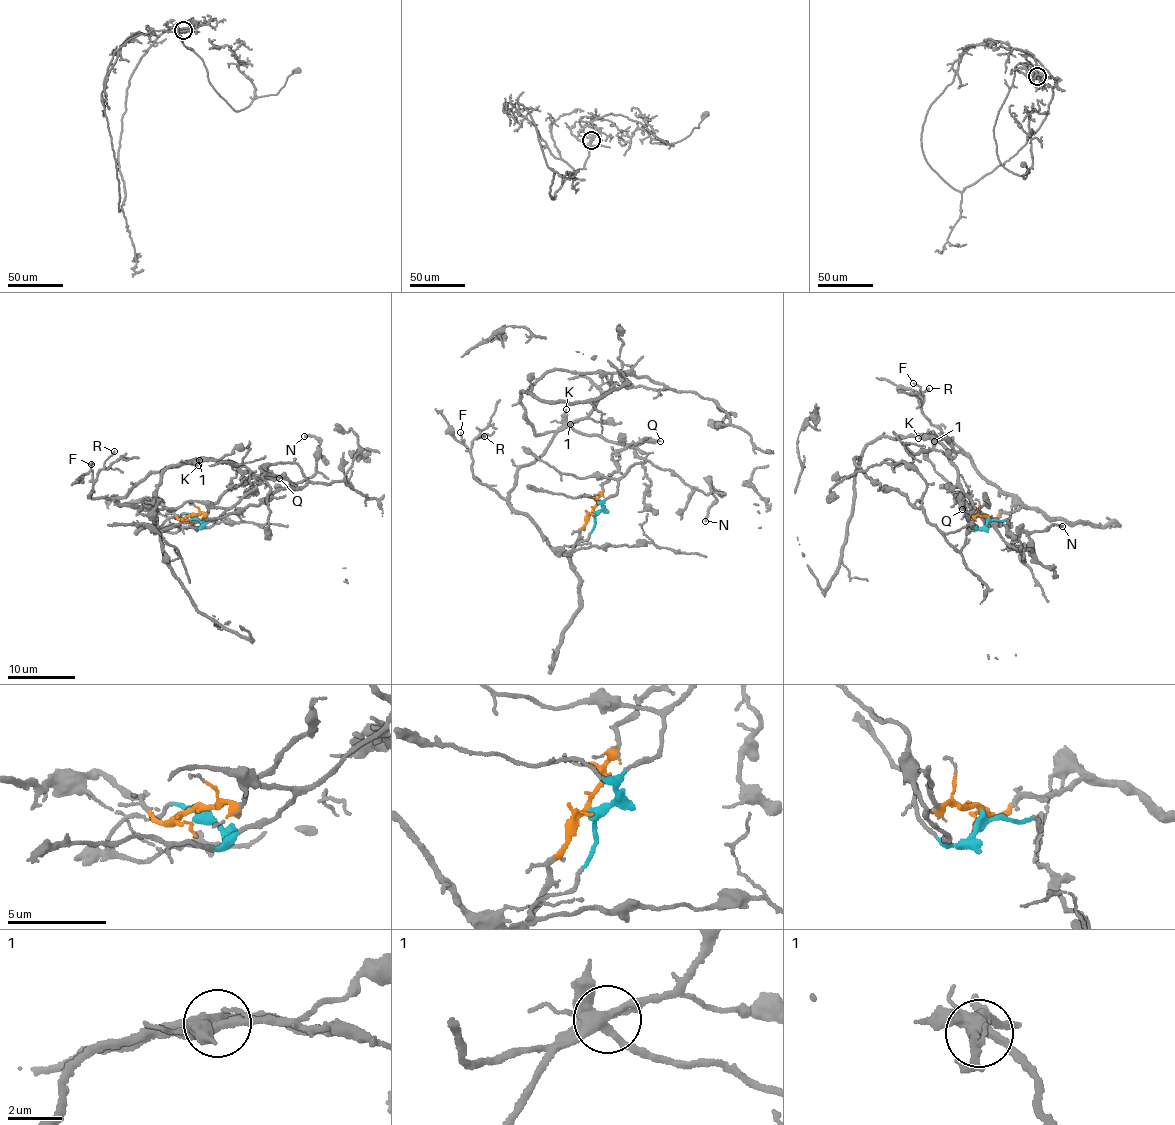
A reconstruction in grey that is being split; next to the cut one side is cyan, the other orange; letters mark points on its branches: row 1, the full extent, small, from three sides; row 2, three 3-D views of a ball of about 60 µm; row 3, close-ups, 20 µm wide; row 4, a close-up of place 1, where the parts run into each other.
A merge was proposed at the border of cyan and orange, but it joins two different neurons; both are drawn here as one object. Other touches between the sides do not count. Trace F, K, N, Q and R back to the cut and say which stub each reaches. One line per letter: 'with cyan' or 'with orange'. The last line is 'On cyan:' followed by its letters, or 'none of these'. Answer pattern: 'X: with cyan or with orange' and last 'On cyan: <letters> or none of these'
F: with orange
K: with cyan
N: with cyan
Q: with cyan
R: with orange
On cyan: K, N, Q

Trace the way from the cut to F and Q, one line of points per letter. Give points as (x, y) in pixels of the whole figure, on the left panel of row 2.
F: (192, 515), (180, 519), (159, 504), (135, 507), (103, 497), (88, 497), (93, 485), (91, 464)
Q: (192, 515), (204, 524), (215, 520), (254, 489), (258, 481), (253, 477), (255, 474), (280, 477)

